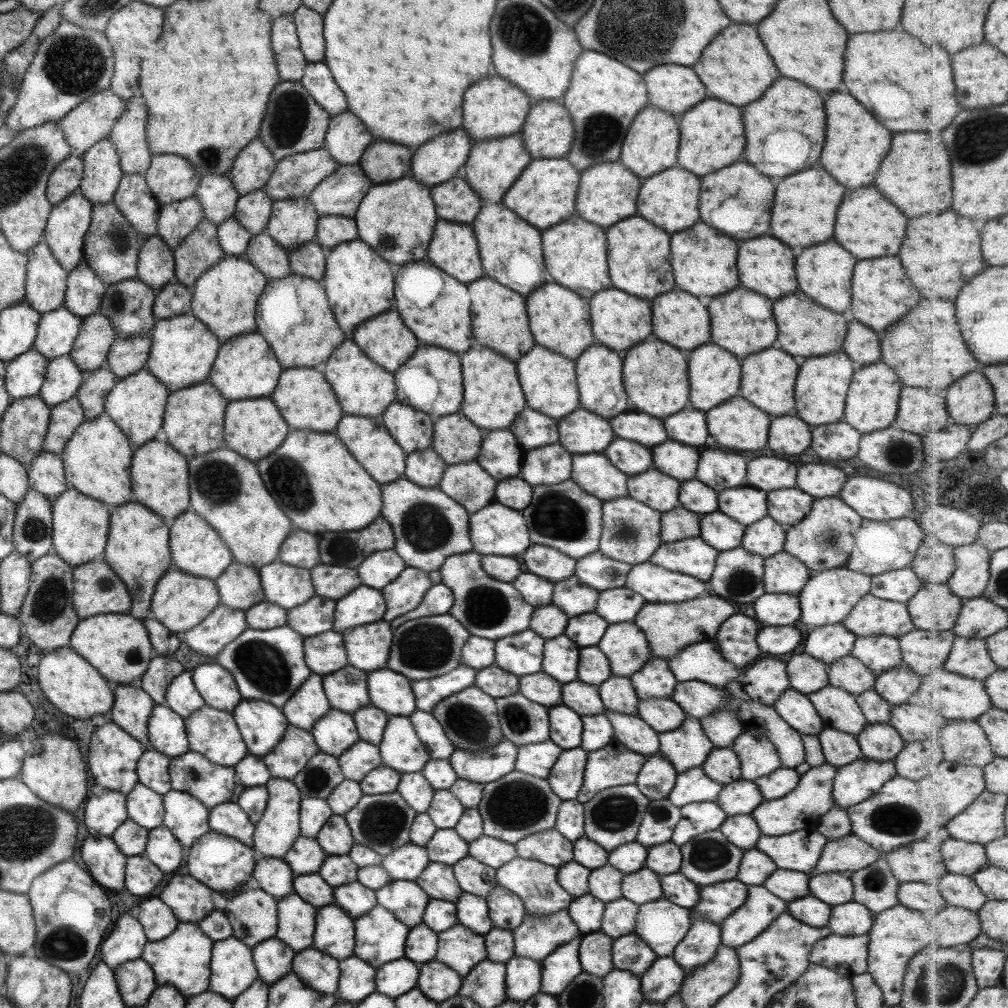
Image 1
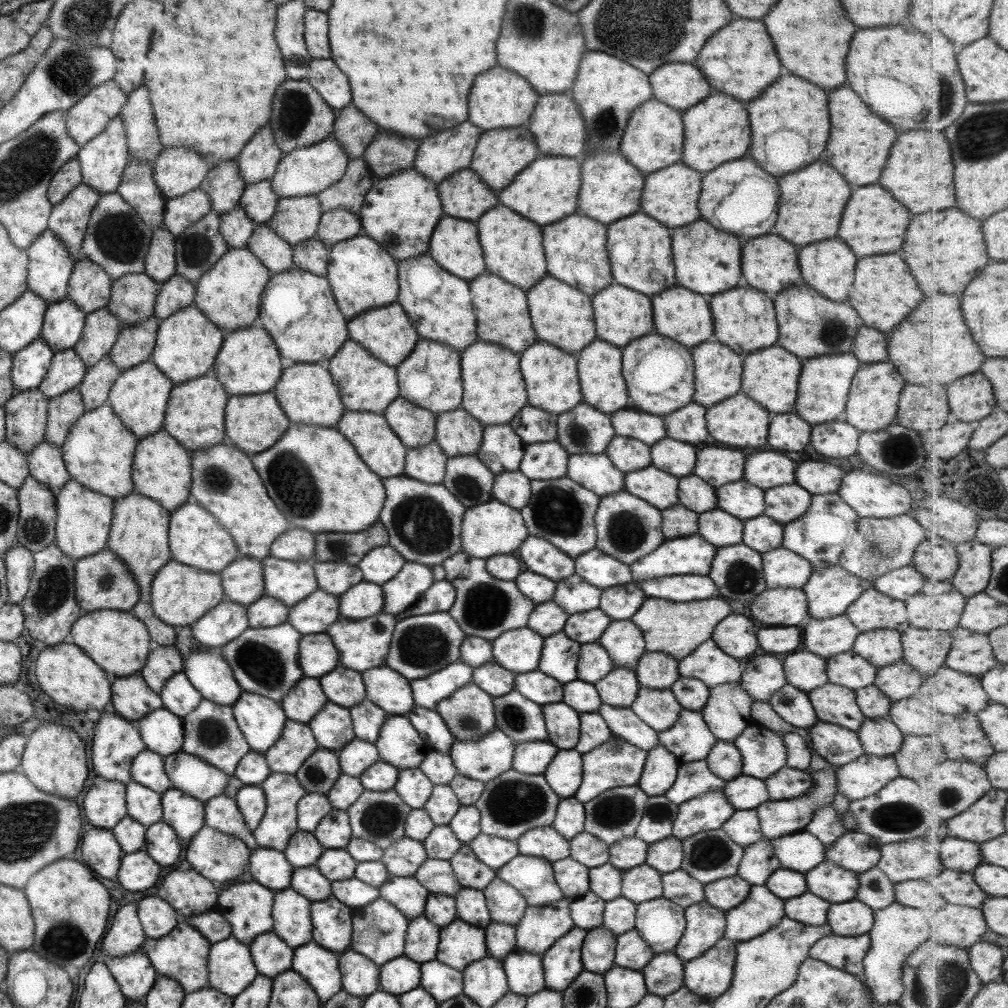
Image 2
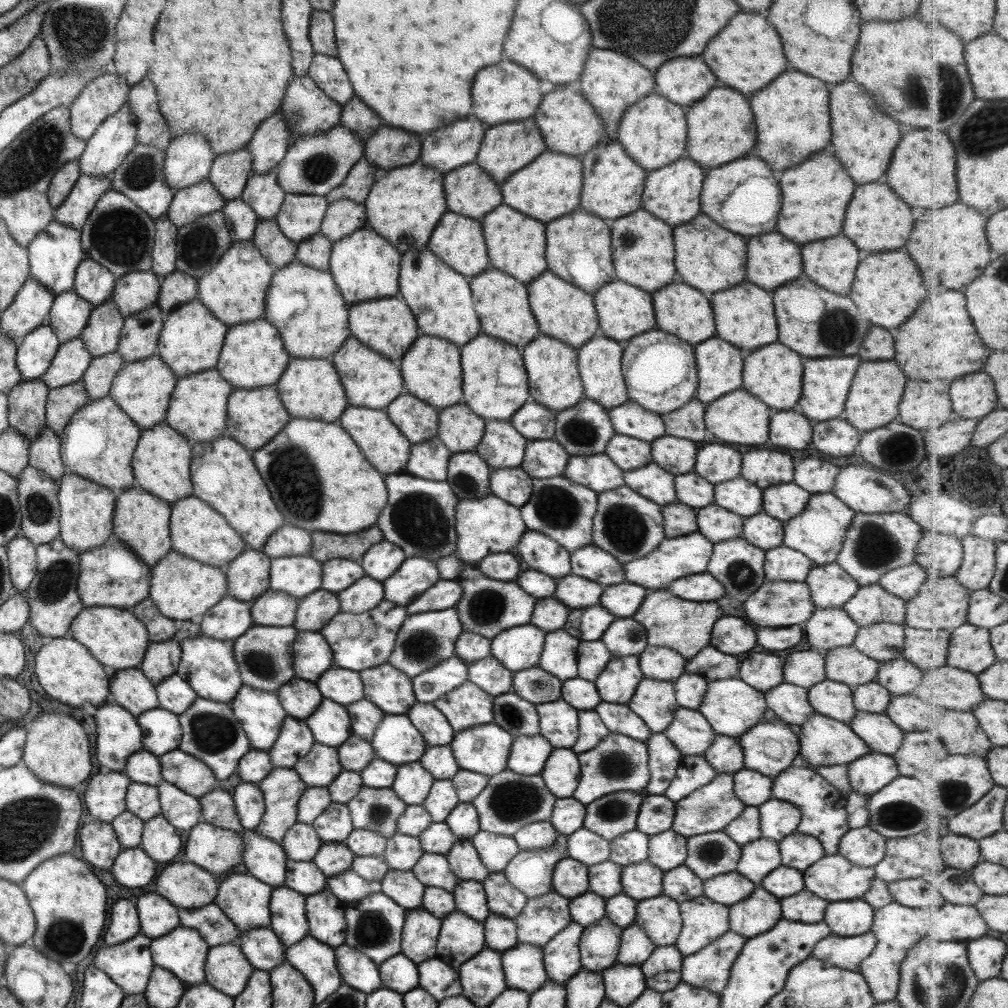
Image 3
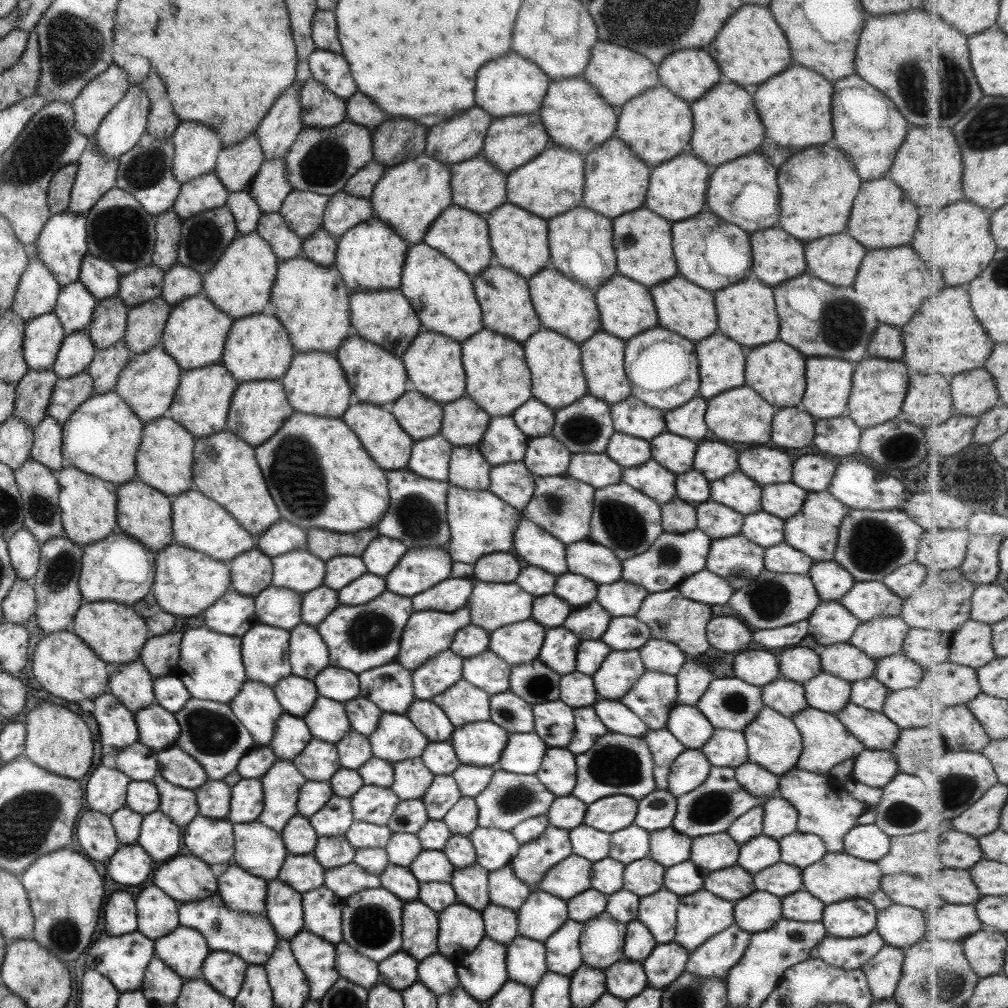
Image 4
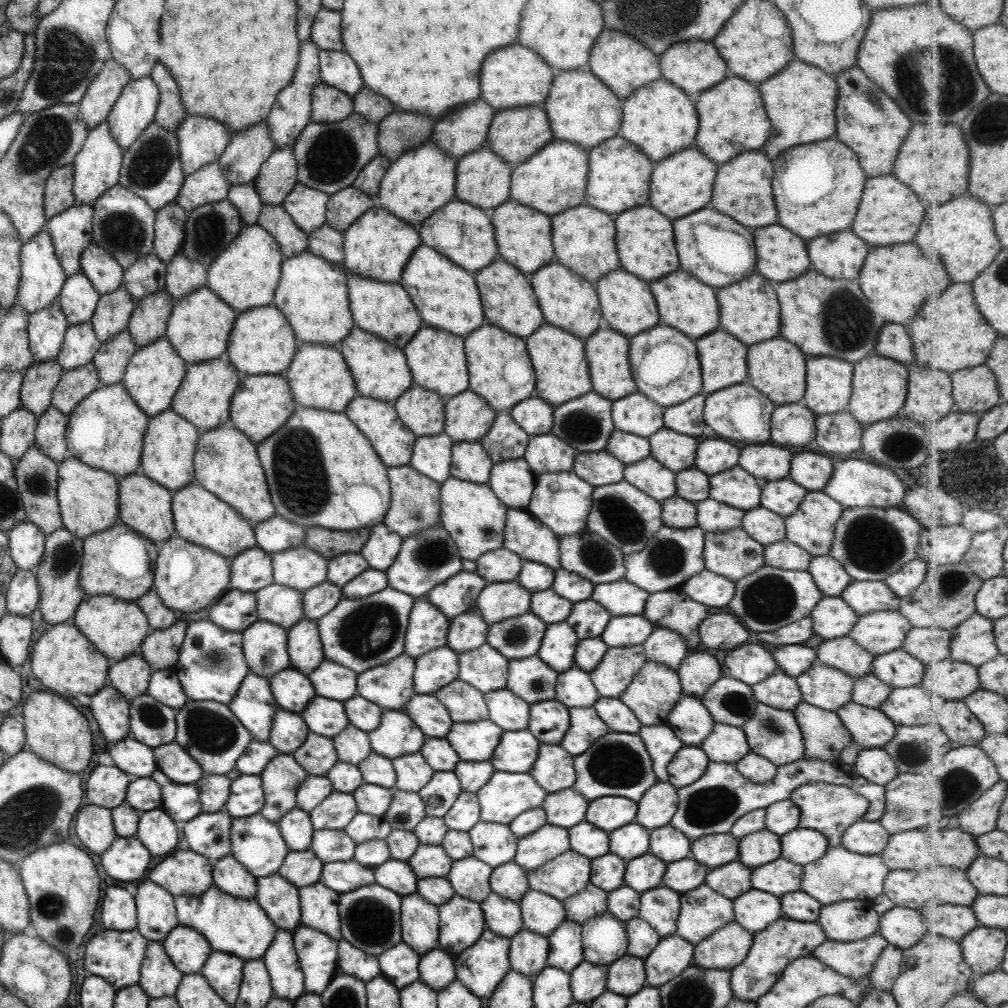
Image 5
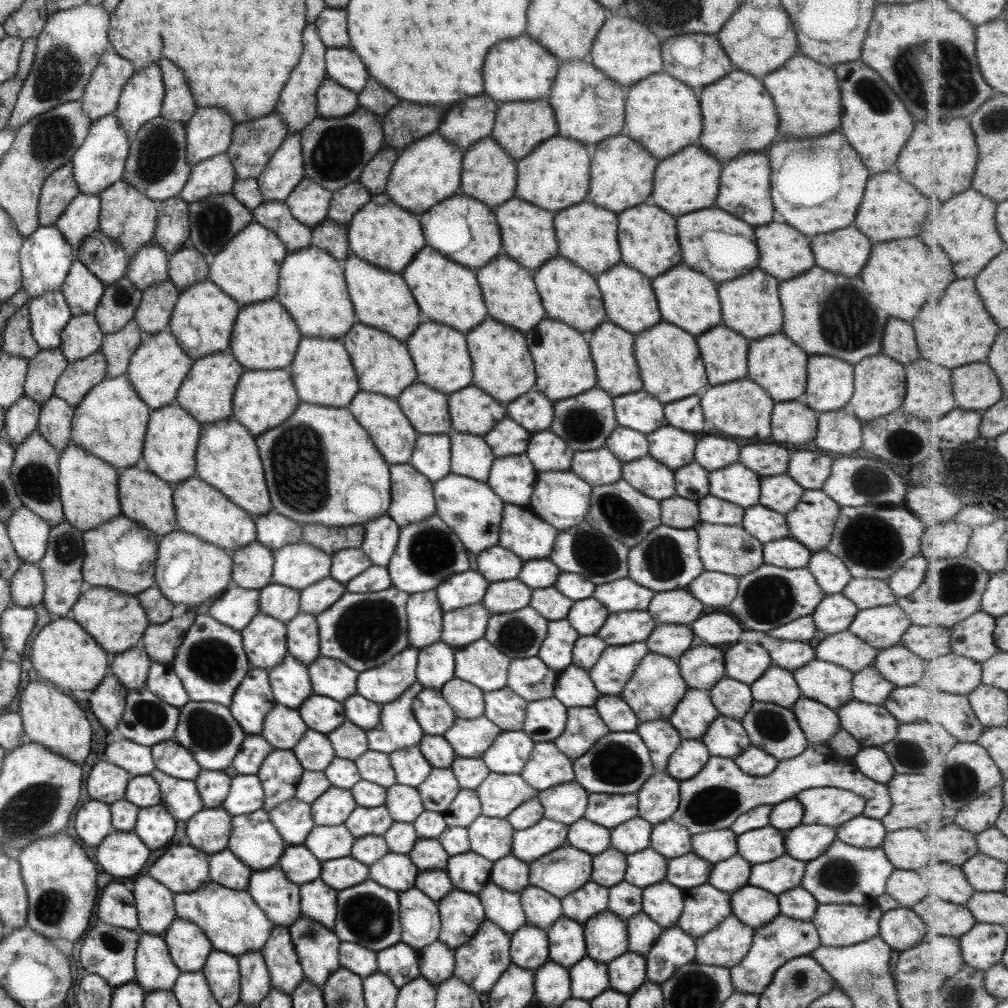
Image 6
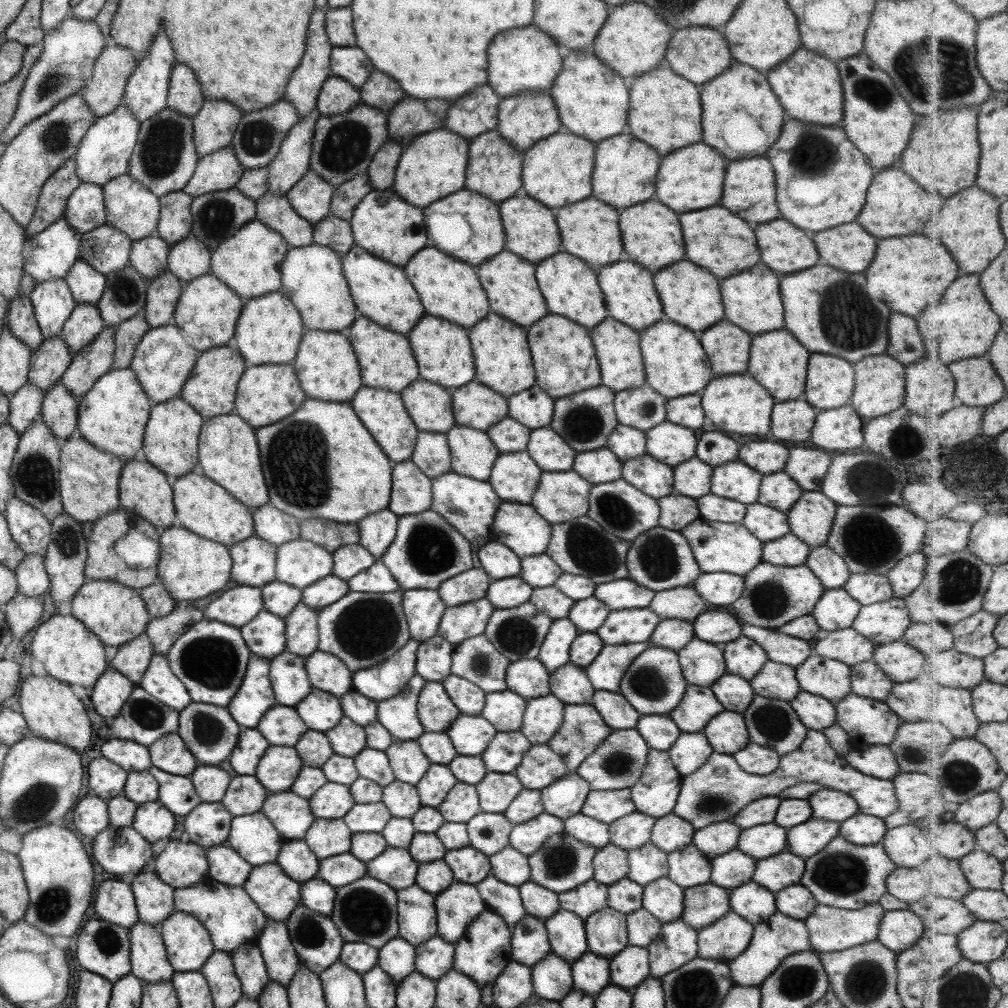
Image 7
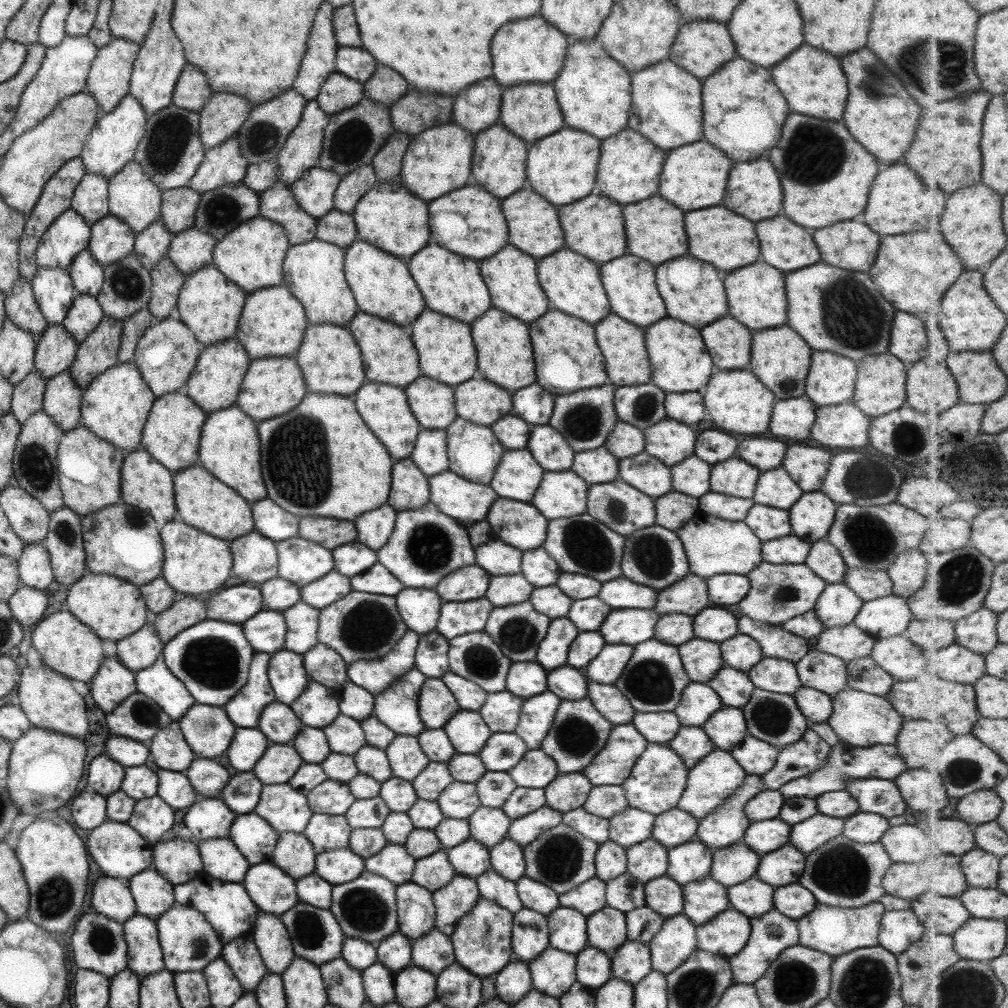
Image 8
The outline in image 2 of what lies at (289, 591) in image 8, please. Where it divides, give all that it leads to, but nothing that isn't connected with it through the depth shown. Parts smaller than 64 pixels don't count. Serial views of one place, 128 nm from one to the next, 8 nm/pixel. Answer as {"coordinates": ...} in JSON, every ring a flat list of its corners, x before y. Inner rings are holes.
{"coordinates":[[263,595,245,610,248,628,270,628,287,621,288,607,270,596]]}

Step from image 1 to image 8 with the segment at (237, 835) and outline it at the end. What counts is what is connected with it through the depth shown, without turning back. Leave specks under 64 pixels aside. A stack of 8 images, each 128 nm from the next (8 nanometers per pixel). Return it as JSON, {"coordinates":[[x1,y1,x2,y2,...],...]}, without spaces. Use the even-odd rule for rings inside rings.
{"coordinates":[[201,758,192,760,183,774,201,798,220,798,224,785,230,779,229,772,217,760]]}

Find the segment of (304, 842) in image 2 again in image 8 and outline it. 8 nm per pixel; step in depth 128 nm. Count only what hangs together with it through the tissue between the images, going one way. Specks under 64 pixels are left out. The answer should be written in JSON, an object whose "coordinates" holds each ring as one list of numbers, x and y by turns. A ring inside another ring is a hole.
{"coordinates":[[287,783,264,785,253,813,266,820,277,833,295,834,302,834,312,815,306,796]]}

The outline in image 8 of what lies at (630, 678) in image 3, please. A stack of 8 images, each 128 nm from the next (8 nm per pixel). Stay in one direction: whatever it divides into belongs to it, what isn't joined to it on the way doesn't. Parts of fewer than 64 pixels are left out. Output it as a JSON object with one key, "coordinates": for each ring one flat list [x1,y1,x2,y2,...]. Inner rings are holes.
{"coordinates":[[605,643,597,656,589,661,589,664,583,669,585,677,597,684,615,684,627,661,631,658,634,648,625,644,607,644]]}

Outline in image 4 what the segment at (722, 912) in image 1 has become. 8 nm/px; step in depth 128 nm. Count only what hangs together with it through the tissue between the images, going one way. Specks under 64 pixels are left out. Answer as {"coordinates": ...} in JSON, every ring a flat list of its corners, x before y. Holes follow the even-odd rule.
{"coordinates":[[737,864,703,874,703,877,703,889,732,903,754,891,752,875]]}

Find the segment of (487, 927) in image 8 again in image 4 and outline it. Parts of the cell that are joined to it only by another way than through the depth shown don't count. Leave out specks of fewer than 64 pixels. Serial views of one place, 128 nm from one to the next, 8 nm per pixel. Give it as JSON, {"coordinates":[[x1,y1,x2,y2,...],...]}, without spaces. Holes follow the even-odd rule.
{"coordinates":[[484,936,473,952,455,964,458,985,477,1003,489,1001,508,982,505,951,506,945]]}

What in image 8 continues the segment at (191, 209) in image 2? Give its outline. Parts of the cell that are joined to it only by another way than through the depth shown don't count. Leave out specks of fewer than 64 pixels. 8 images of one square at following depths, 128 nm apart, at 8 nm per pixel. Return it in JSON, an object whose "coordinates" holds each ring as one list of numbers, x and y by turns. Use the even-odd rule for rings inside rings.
{"coordinates":[[233,137,204,151,203,160,189,179,188,187,199,194,237,184,243,180,248,162,240,155,239,143]]}

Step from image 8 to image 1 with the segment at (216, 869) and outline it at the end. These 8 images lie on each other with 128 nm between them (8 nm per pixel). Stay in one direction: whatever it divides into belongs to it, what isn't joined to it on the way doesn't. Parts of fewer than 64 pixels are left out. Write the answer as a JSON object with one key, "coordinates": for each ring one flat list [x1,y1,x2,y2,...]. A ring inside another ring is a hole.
{"coordinates":[[261,889,241,890,233,896,222,910,232,926,231,937,251,949,276,935,276,899]]}

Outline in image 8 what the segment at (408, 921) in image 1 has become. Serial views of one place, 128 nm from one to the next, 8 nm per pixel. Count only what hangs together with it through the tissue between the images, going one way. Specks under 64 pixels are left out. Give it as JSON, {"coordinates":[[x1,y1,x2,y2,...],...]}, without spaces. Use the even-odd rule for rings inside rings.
{"coordinates":[[387,843,377,854,364,859,364,870,395,885,405,884,411,880,414,861,403,845]]}

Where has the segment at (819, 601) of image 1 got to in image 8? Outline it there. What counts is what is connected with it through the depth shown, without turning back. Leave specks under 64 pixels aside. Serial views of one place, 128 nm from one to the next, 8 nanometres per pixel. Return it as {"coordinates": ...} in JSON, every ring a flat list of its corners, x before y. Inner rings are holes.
{"coordinates":[[824,539,810,543,805,566,825,584,843,582,846,567,837,549]]}

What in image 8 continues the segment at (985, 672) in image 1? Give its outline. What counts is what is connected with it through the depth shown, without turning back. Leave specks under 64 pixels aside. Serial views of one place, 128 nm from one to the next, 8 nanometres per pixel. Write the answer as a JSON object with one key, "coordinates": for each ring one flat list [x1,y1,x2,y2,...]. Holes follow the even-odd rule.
{"coordinates":[[983,606,956,622,956,643,973,652,988,655,1000,643,998,613]]}

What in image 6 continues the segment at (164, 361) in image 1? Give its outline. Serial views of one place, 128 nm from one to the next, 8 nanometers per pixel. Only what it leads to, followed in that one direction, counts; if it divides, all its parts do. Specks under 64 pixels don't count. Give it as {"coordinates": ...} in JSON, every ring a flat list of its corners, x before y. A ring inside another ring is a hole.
{"coordinates":[[205,280,179,292,167,329,182,351,193,361,209,354,224,352,229,346,233,323,240,307,230,296]]}

